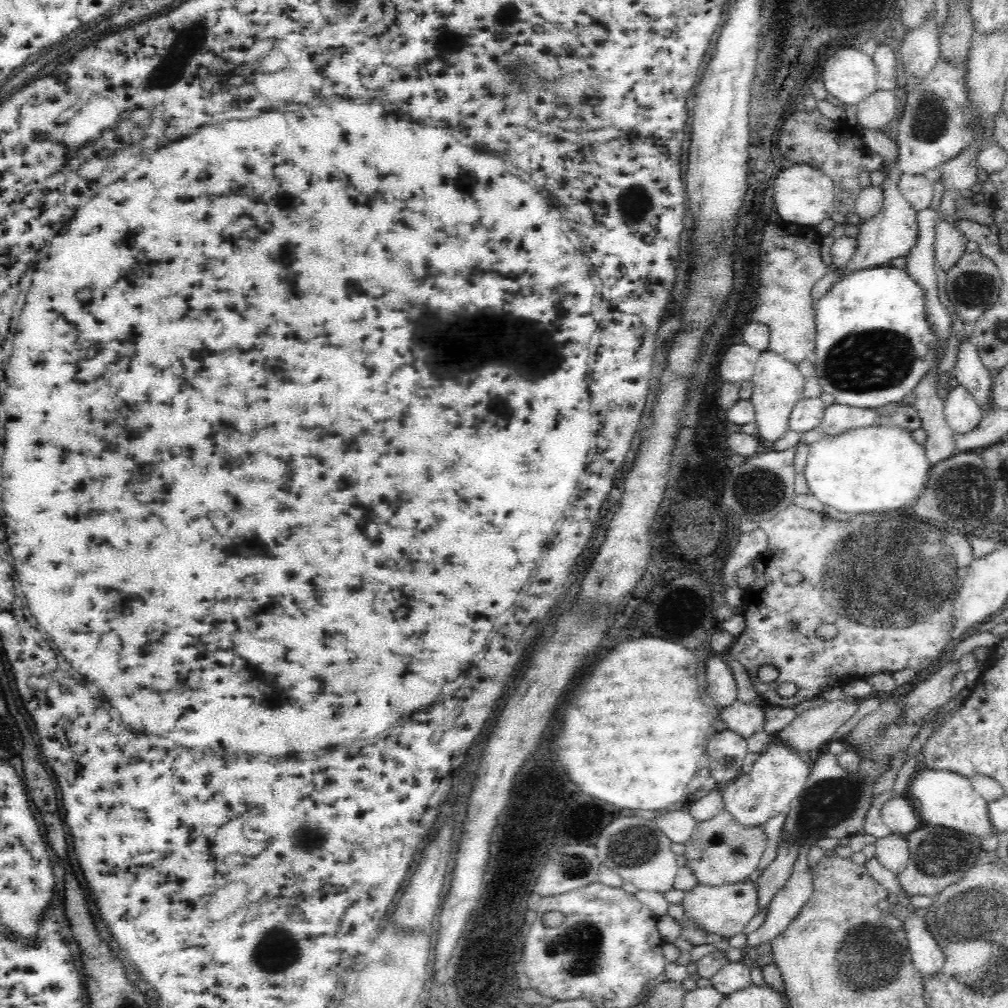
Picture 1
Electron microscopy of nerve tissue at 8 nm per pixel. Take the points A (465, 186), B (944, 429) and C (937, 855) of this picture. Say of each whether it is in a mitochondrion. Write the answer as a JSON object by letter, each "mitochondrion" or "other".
{"A":"other","B":"other","C":"mitochondrion"}

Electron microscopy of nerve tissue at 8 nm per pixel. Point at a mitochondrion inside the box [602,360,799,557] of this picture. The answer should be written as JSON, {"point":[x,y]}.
{"point":[759,490]}

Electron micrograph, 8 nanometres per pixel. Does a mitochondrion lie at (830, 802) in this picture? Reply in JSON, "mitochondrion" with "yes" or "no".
{"mitochondrion":"yes"}

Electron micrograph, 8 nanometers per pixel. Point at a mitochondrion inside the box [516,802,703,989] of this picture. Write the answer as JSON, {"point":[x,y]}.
{"point":[633,845]}

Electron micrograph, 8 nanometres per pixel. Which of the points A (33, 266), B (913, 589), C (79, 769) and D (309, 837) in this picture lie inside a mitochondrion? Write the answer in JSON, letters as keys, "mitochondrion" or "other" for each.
{"A":"other","B":"mitochondrion","C":"other","D":"mitochondrion"}

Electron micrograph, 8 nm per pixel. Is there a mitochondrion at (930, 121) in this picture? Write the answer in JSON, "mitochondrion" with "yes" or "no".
{"mitochondrion":"yes"}

